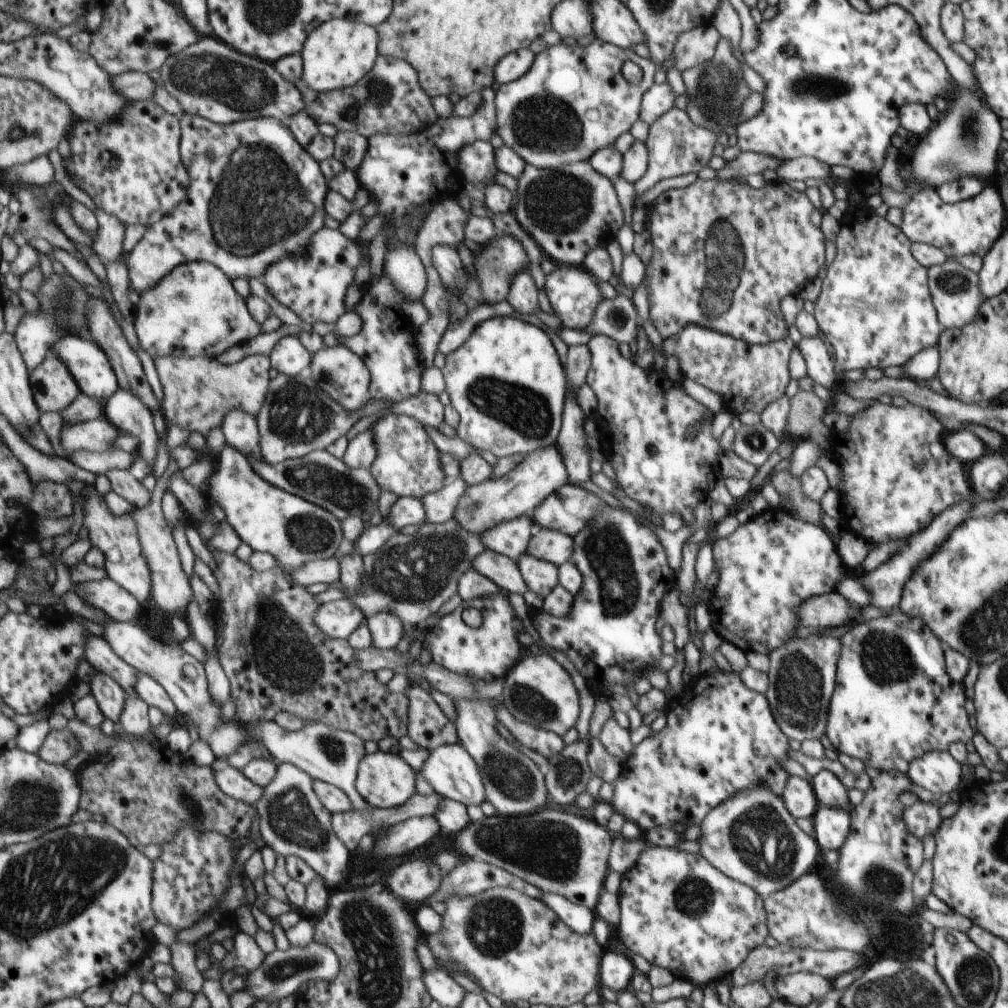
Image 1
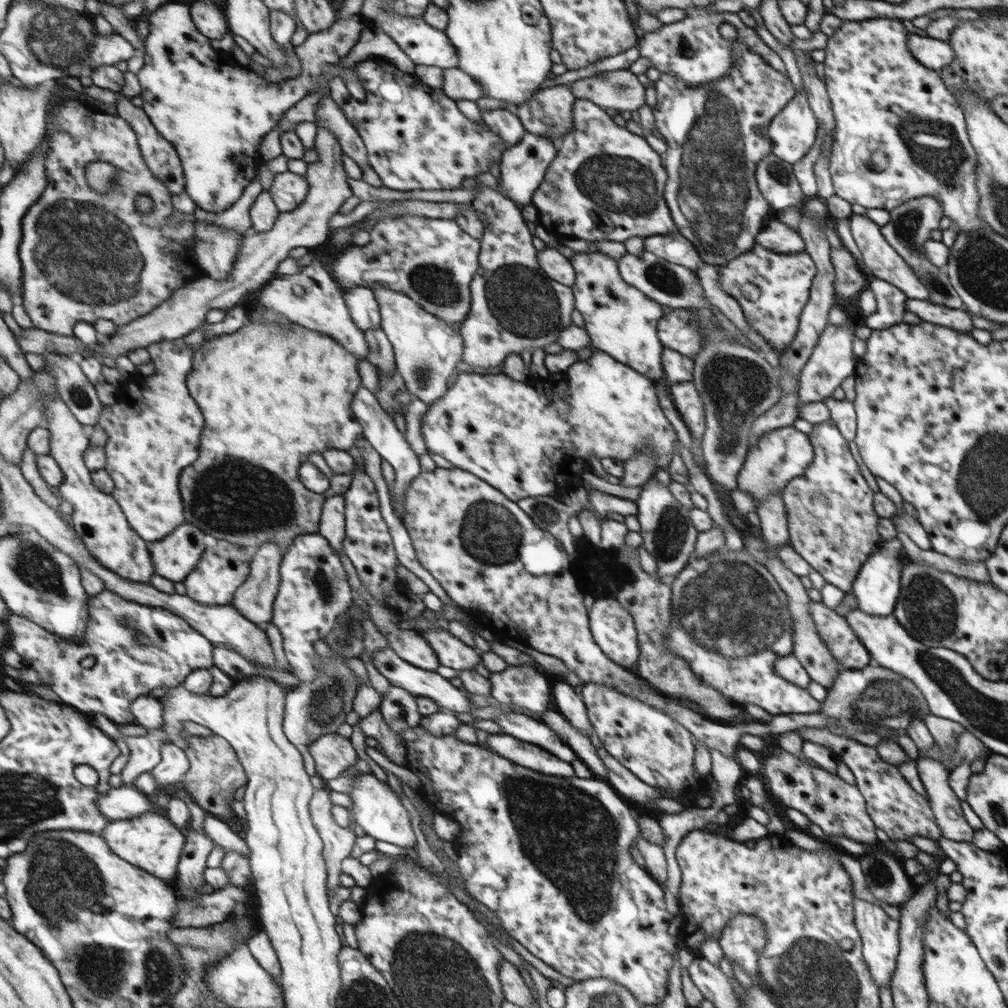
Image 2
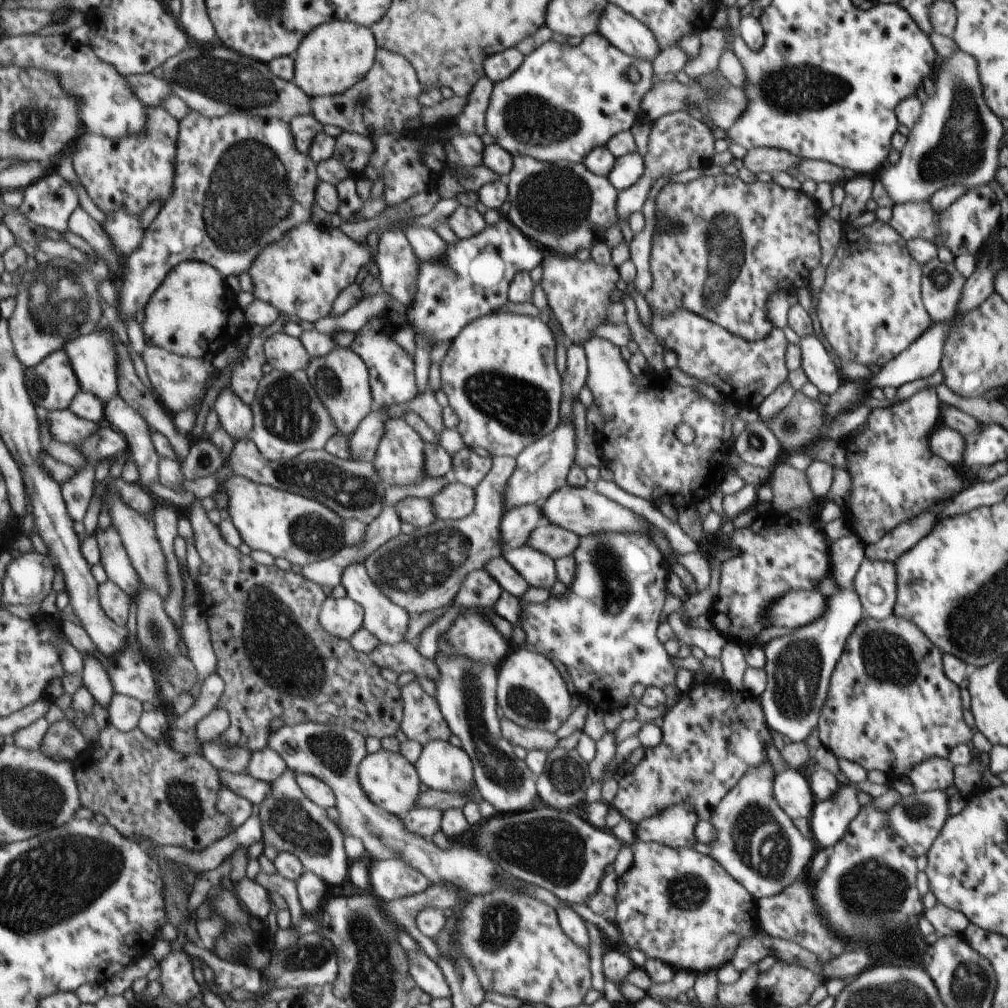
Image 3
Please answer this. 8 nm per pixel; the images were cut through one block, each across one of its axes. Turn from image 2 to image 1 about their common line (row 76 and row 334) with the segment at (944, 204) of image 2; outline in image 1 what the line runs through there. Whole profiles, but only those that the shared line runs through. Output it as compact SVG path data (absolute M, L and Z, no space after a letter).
M849 206L839 220L840 232L822 282L822 292L814 306L818 328L834 348L836 367L842 370L902 367L914 354L937 346L944 332L928 290L927 269L912 254L912 240L884 216L873 212L868 206Z

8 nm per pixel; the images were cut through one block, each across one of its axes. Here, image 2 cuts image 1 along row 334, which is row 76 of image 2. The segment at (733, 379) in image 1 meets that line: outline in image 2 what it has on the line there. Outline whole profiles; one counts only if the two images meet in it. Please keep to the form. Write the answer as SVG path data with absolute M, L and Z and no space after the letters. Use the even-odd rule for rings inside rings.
M705 8L689 9L684 20L663 26L656 32L645 33L640 40L640 60L650 60L651 65L661 74L674 74L681 81L686 82L688 87L700 87L714 83L718 81L718 78L728 77L730 69L734 67L733 44L735 42L745 44L749 50L760 54L766 63L770 64L770 67L786 75L786 68L780 56L772 48L768 48L752 28L748 28L738 17L738 13L713 12ZM720 24L732 24L736 28L736 38L724 39L718 29Z

